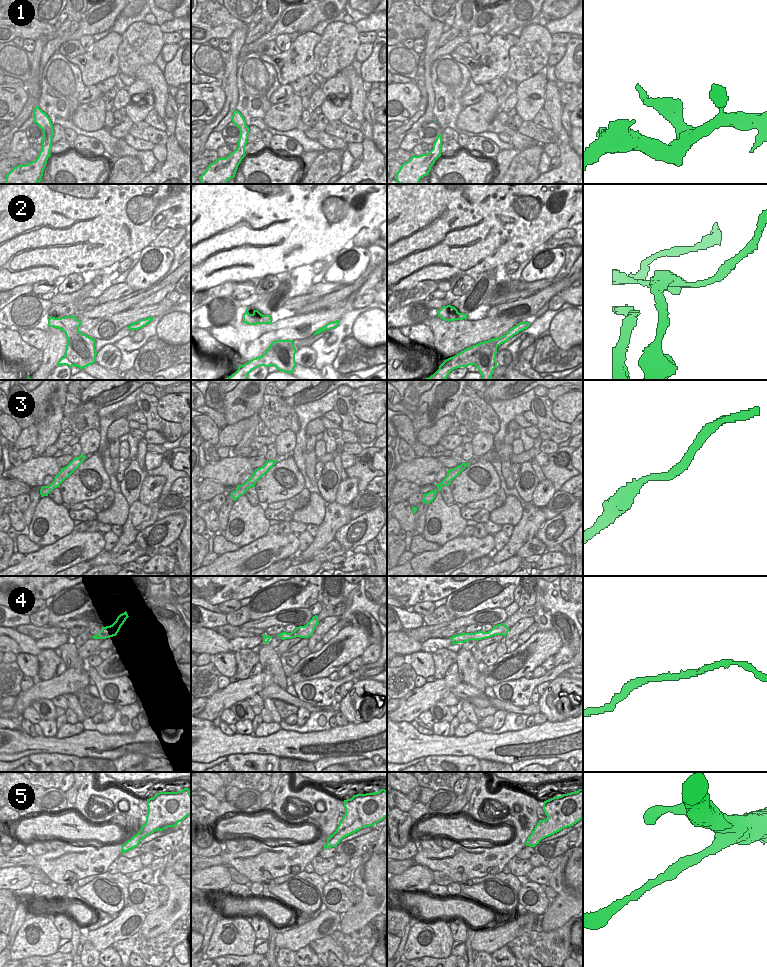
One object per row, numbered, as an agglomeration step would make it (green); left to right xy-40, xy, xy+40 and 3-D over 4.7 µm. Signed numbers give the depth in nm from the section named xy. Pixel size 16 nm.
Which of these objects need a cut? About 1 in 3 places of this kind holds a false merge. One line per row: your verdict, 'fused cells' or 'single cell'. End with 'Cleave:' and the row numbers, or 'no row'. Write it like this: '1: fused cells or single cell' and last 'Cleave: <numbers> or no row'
1: single cell
2: fused cells
3: single cell
4: single cell
5: fused cells
Cleave: 2, 5

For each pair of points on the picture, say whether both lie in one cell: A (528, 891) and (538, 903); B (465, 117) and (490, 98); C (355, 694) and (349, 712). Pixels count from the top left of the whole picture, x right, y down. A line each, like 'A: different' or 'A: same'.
A: same
B: same
C: same

